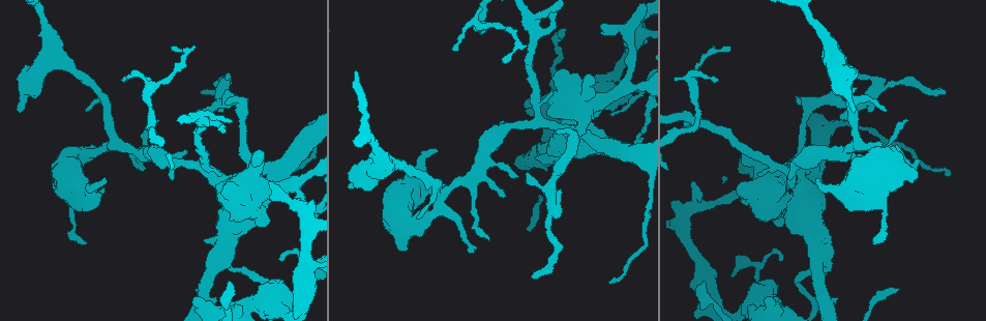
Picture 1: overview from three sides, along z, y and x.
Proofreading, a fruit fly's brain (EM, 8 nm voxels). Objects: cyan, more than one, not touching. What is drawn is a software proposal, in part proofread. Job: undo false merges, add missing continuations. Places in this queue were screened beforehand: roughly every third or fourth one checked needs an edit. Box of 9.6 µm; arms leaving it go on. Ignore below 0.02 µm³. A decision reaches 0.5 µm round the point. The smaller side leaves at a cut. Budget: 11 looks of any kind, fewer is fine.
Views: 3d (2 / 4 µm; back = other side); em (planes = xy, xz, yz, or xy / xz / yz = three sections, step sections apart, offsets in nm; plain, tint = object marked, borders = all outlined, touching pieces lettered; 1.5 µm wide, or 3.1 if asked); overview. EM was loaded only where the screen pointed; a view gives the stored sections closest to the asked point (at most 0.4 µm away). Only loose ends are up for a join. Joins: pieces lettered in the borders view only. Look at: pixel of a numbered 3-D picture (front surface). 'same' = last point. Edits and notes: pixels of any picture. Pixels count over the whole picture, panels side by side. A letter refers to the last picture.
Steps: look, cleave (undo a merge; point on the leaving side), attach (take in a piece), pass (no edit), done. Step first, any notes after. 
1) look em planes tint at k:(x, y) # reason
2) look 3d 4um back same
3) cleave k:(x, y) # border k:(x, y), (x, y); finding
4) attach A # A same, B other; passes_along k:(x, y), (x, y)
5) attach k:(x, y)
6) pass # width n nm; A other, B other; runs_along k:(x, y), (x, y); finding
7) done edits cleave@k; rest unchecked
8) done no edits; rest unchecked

look 3d 2um at 1:(503, 62) # thin end

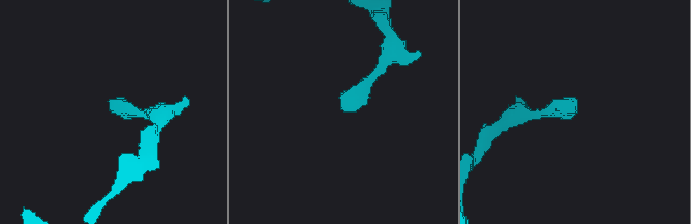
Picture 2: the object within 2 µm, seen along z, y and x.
look em xz step 4 borders at 2:(115, 102)

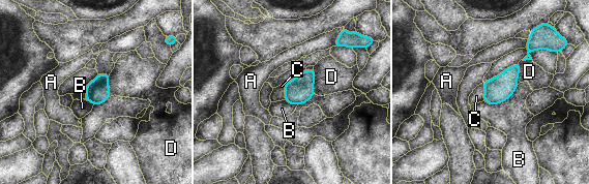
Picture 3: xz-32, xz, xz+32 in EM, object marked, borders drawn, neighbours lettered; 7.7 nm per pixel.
pass # longest_contact B 300 nm; A other, B other, C other, D other; border 3:(313, 68), (315, 93); none of them fits

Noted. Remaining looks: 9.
look 3d 4um at 1:(548, 102) # stops while still wide

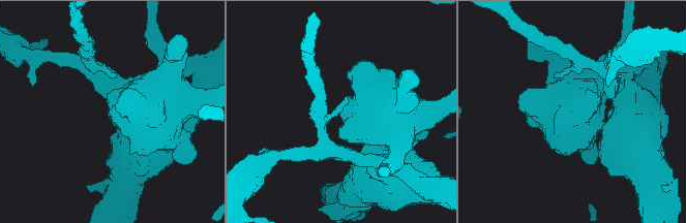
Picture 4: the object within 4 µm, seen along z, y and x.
look em yz step 8 borders at 4:(339, 114) # shape alone is not enough

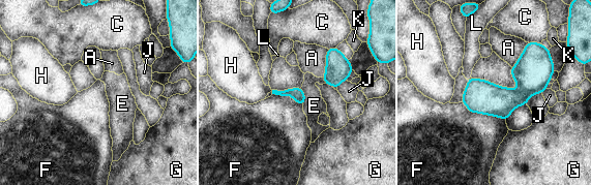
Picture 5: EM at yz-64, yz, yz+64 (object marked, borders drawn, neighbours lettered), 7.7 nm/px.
look em planes borders same # cut it another way

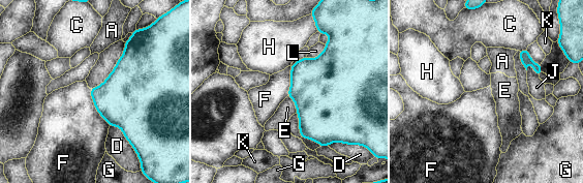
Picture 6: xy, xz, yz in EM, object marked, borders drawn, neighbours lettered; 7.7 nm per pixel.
pass # A other, C other, D other, E other, F other, G other, H other, J other, K other, L other; no lettered piece goes on from it

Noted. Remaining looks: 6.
look em planes borders at 1:(872, 241) # branch stops here

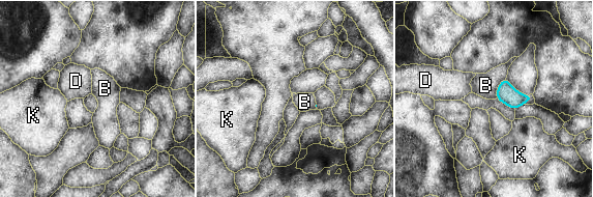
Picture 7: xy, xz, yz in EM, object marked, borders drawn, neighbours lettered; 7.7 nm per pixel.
pass # width 150 nm; longest_contact B 180 nm; B other, D other, K other; no lettered piece goes on from it

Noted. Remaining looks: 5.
look em planes borders at 1:(279, 258) # thin end

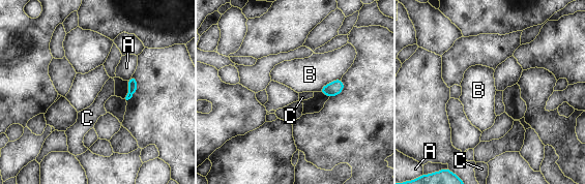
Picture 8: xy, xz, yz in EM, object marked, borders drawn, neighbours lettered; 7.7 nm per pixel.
pass # A other, B other, C other; border 8:(341, 79), (329, 82), (319, 91); none of them fits

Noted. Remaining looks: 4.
done no edits; rest unchecked

